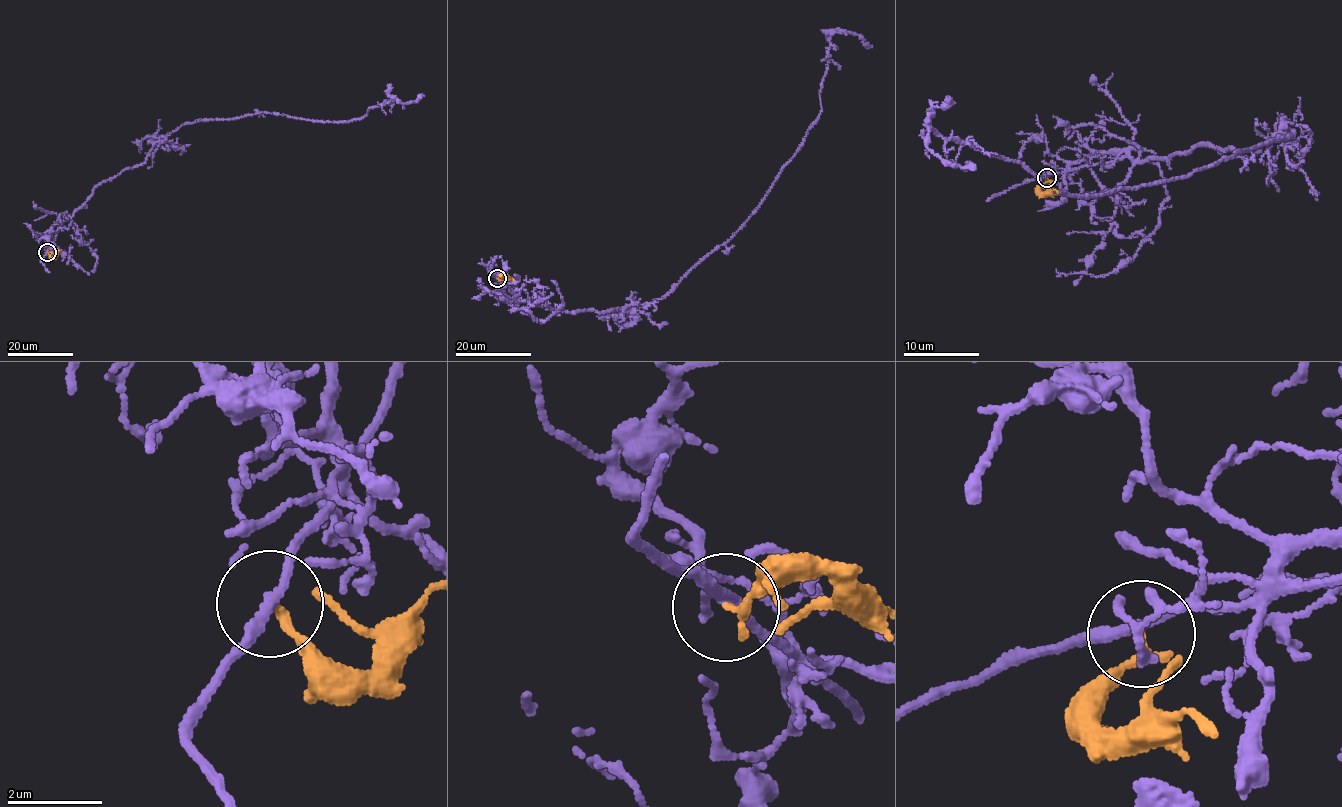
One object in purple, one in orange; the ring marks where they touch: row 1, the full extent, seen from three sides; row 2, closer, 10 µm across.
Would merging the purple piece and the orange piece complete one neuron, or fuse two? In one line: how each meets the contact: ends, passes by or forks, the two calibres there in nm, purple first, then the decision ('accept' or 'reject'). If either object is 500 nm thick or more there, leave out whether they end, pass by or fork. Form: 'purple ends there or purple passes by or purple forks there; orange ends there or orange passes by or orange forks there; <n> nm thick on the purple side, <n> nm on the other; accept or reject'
purple passes by; orange ends there; 200 nm thick on the purple side, 190 nm on the other; reject

